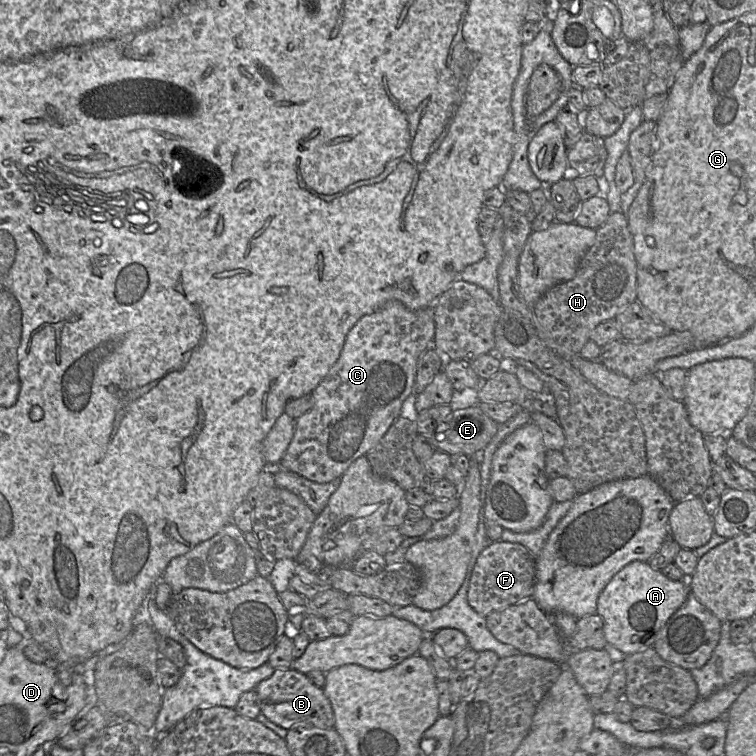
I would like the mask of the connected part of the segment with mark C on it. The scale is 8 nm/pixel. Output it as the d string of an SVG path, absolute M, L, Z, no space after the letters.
M390 300L375 312L361 317L348 332L337 361L318 386L312 391L312 407L304 415L295 420L294 436L279 463L279 467L317 483L328 483L341 477L352 462L361 456L365 456L378 444L389 427L400 416L403 402L411 395L414 395L413 386L415 383L418 360L427 349L432 348L434 336L434 306L420 310L411 310L400 301Z

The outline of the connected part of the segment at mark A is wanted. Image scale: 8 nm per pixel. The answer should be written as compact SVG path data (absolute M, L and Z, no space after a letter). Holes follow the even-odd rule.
M635 560L625 565L612 577L597 599L596 614L599 614L603 619L603 632L607 645L616 648L623 655L641 652L652 647L660 629L690 594L686 579L688 578L670 580L661 570L651 568L648 561ZM633 635L638 637L637 642L631 641Z

